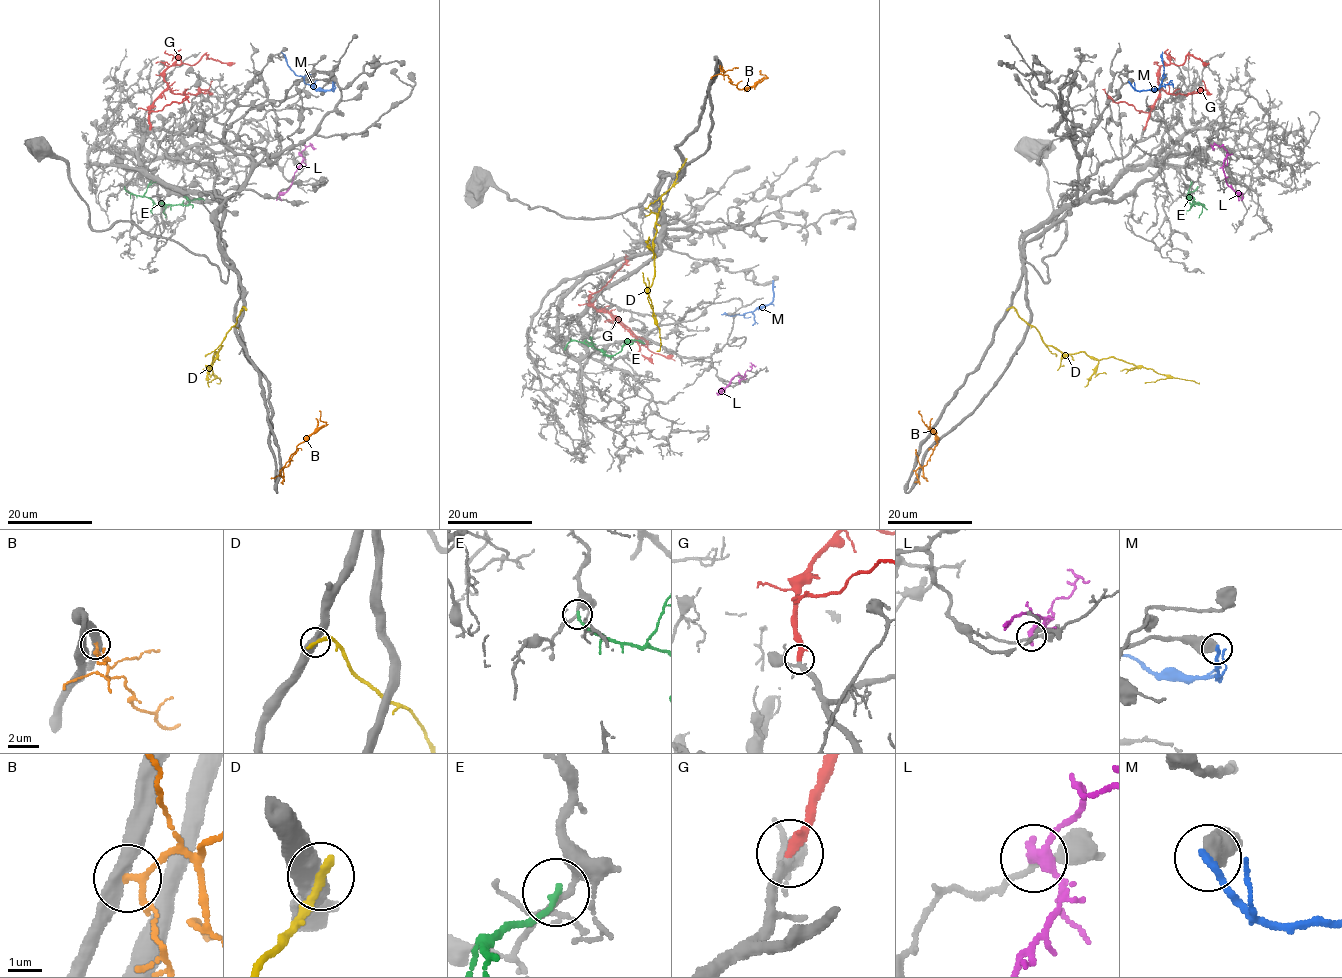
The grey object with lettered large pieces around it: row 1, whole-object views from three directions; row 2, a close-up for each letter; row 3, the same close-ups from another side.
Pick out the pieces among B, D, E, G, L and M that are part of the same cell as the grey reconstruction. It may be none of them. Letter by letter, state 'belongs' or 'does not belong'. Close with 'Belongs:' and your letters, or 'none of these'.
B: does not belong
D: does not belong
E: does not belong
G: belongs
L: does not belong
M: does not belong
Belongs: G

